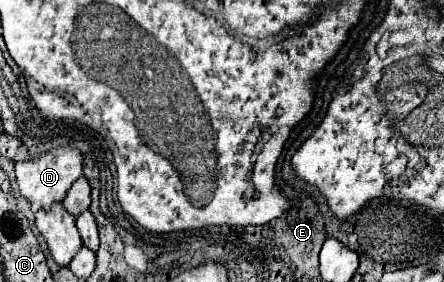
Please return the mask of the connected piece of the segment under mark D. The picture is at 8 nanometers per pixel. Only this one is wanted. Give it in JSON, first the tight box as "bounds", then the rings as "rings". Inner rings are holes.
{"bounds":[16,145,82,211],"rings":[[[62,145],[56,147],[40,157],[18,161],[16,163],[16,179],[18,179],[18,189],[20,193],[32,203],[34,211],[36,209],[50,209],[54,201],[62,201],[70,185],[82,175],[82,153],[74,145]]]}

